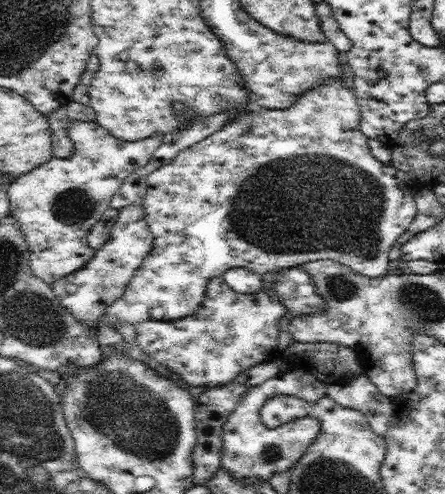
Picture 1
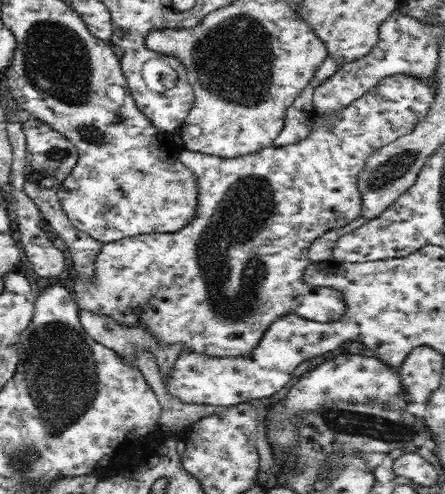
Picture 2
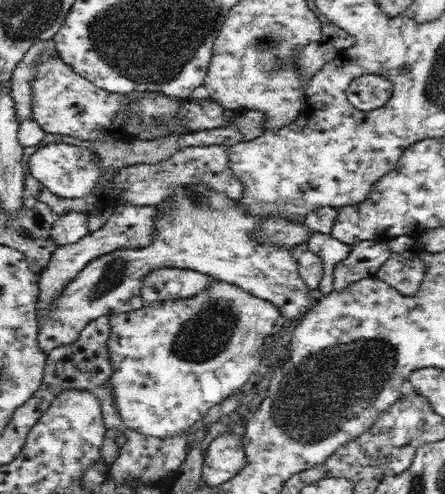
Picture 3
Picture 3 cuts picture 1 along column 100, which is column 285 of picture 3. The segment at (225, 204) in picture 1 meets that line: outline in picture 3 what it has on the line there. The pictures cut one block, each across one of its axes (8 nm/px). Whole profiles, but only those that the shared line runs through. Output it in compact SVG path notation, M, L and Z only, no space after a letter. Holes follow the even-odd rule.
M212 280L204 292L170 306L162 302L144 304L140 310L112 314L108 352L114 370L112 388L122 422L130 430L150 438L174 438L188 432L212 406L222 404L226 398L240 392L248 378L260 370L260 350L264 348L266 338L272 334L276 336L286 320L288 318L284 318L272 302L220 280Z

